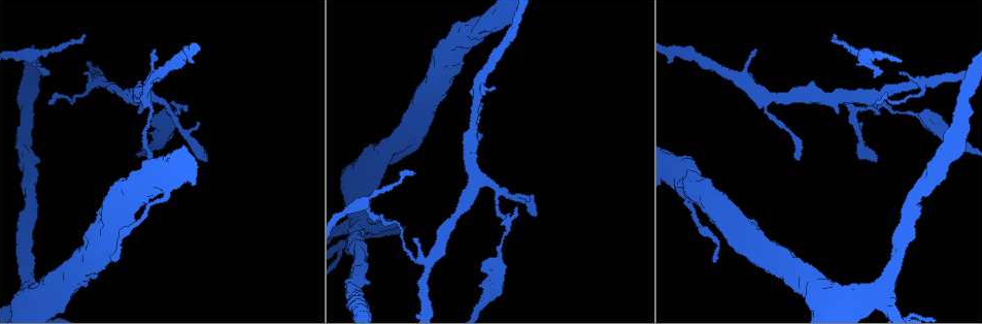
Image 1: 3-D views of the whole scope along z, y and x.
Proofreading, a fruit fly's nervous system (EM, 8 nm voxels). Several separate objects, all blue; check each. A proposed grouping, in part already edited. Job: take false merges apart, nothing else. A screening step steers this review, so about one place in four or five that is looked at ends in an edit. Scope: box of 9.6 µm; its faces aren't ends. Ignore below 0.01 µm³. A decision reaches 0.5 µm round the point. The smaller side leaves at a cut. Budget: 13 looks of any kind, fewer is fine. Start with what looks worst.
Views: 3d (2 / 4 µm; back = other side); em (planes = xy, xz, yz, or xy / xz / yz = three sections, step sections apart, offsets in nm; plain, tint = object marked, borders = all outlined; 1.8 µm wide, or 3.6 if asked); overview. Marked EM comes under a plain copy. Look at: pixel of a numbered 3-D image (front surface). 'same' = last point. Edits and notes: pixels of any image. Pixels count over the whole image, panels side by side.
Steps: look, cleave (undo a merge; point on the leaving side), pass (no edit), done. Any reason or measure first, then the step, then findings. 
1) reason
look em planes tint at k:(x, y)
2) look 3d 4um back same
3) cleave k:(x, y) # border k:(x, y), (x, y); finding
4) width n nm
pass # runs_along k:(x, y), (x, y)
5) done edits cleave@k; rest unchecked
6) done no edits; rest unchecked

branch point
look 3d 4um at 1:(29, 56)

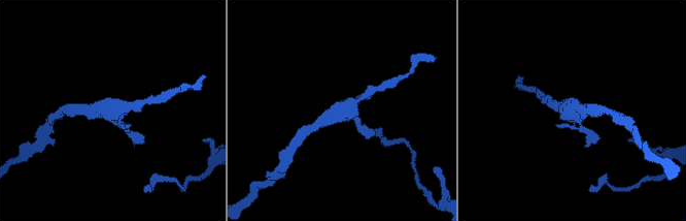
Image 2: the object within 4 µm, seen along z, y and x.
shape alone is not enough
look em xz step 16 borders at 2:(569, 106)

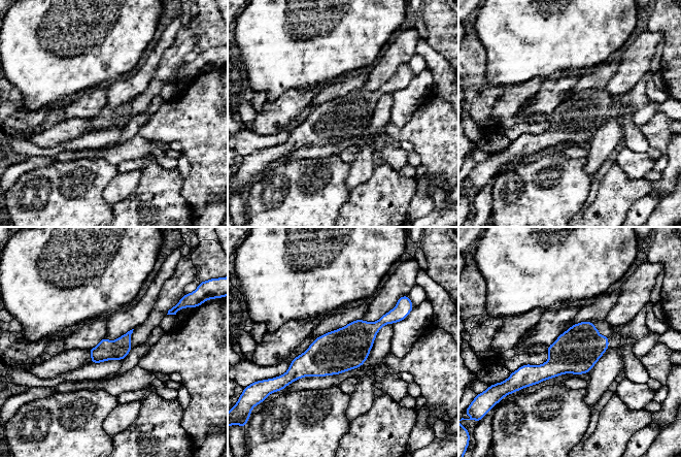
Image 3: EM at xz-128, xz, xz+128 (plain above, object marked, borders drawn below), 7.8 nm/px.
pass # runs_along 3:(396, 311), (347, 348), (291, 374); one neuron here

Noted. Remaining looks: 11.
arms run side by side
look 3d 4um at 1:(884, 298)

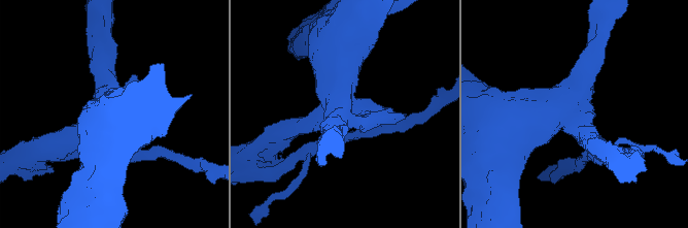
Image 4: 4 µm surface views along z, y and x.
shape alone is not enough
look em 3.6um planes tint at 4:(574, 115)

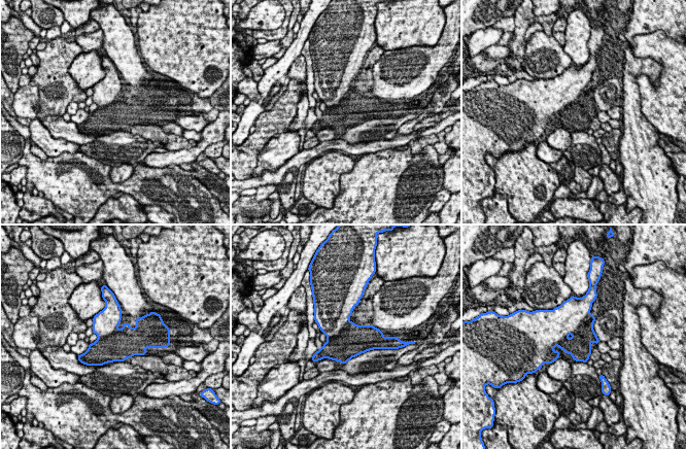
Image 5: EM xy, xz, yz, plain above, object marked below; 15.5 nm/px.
cleave 5:(585, 335) # two neurons meet here

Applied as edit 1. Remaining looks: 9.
thick turns thin
look 3d 4um at 1:(469, 38)

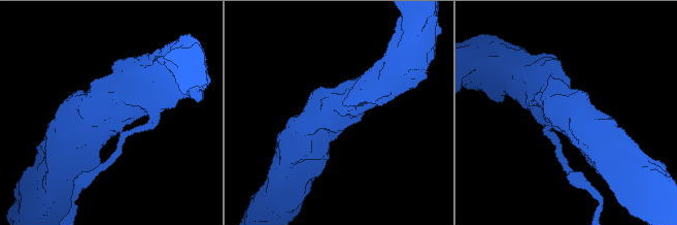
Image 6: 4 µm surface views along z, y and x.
look em 3.6um xz step 8 tint at 6:(564, 116)

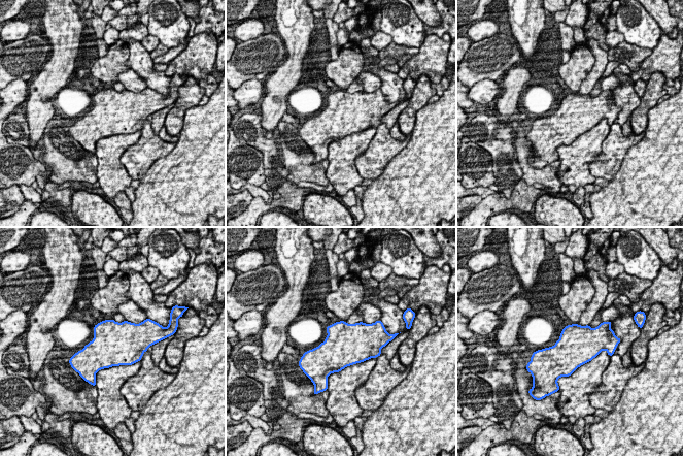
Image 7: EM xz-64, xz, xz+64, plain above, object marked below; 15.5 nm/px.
look em 3.6um planes tint same

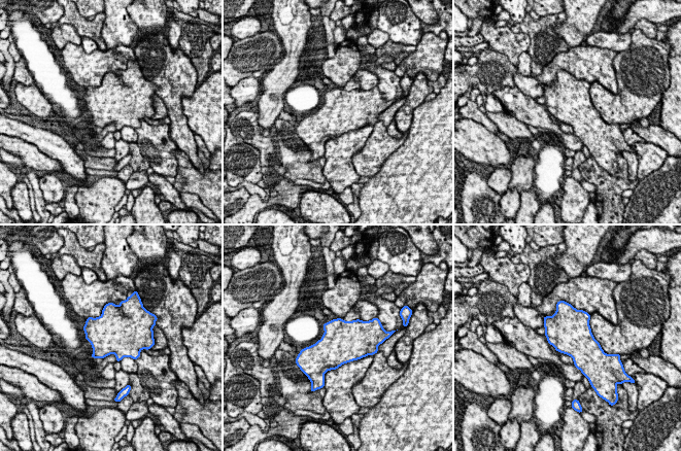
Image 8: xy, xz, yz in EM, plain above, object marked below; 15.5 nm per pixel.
pass # one neuron here

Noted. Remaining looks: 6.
sharp bend
look em planes tint at 1:(887, 104)

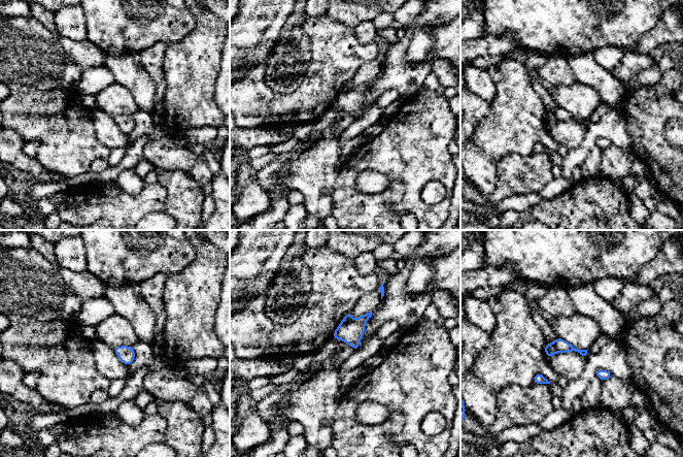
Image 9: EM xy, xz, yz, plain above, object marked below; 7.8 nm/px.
cleave 9:(352, 332) # a second neuron is stuck on

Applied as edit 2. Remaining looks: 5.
sharp bend
look 3d 2um at 1:(100, 83)

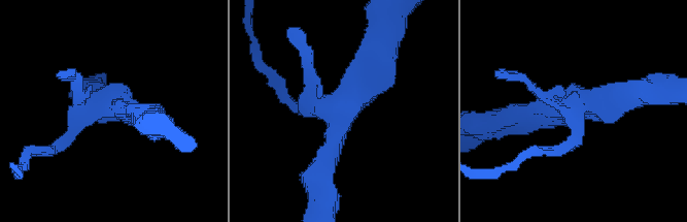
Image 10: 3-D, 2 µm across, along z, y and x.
look em planes tint at 10:(346, 105)

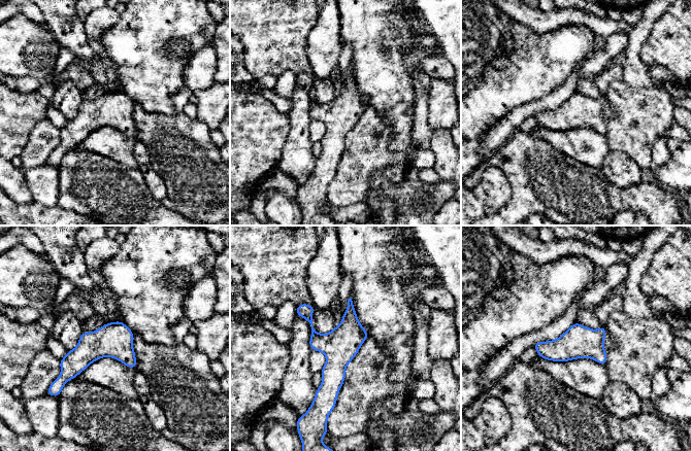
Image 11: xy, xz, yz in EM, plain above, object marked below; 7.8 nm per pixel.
pass # runs_along 11:(350, 303), (330, 401); continuous, no second neuron

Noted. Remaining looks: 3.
sudden change in width
look em 3.6um planes tint at 1:(768, 97)

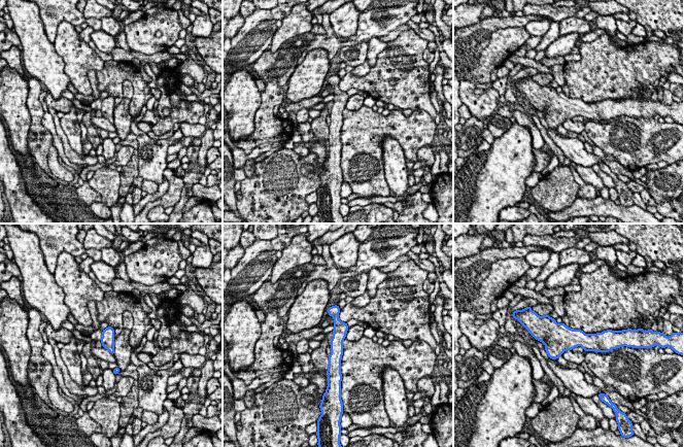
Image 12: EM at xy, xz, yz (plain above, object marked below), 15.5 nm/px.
pass # runs_along 12:(337, 309), (338, 369); all the same neuron

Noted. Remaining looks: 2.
done edits cleave@5, cleave@9; rest unchecked

